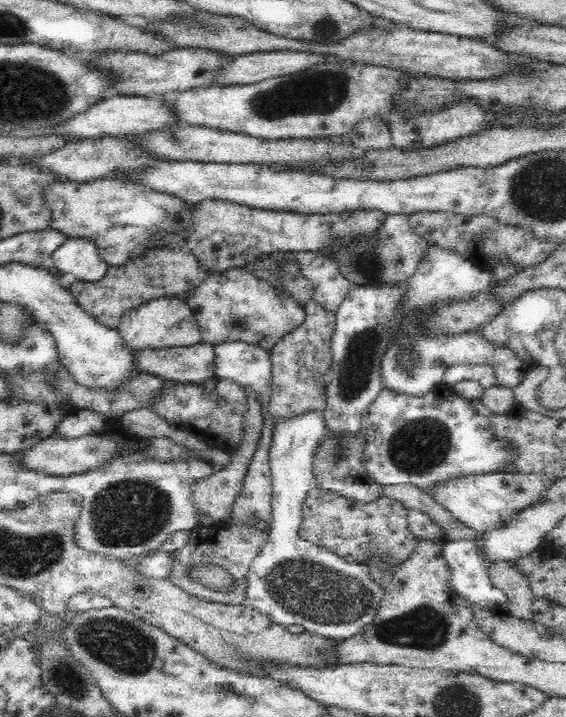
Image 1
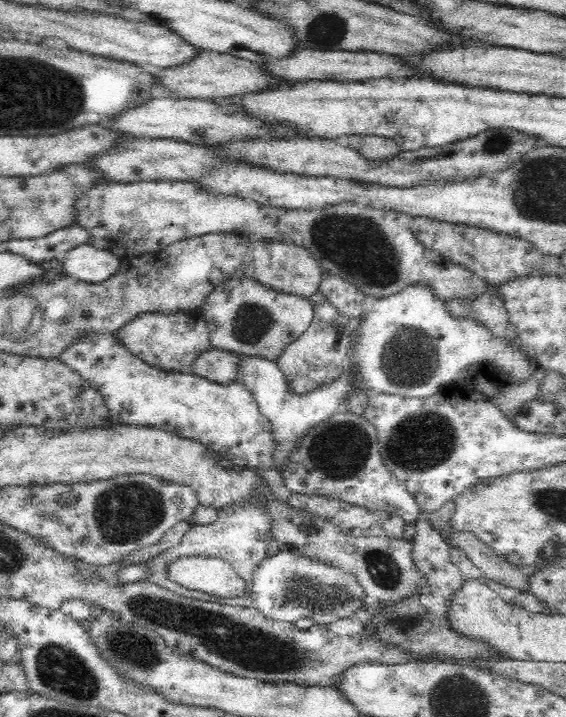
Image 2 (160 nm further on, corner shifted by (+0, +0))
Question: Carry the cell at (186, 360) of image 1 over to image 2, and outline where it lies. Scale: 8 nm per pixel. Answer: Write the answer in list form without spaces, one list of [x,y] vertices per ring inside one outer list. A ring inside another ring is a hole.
[[[210,349],[203,352],[192,365],[191,372],[203,376],[218,384],[227,385],[239,381],[239,364],[241,355],[220,349]]]

